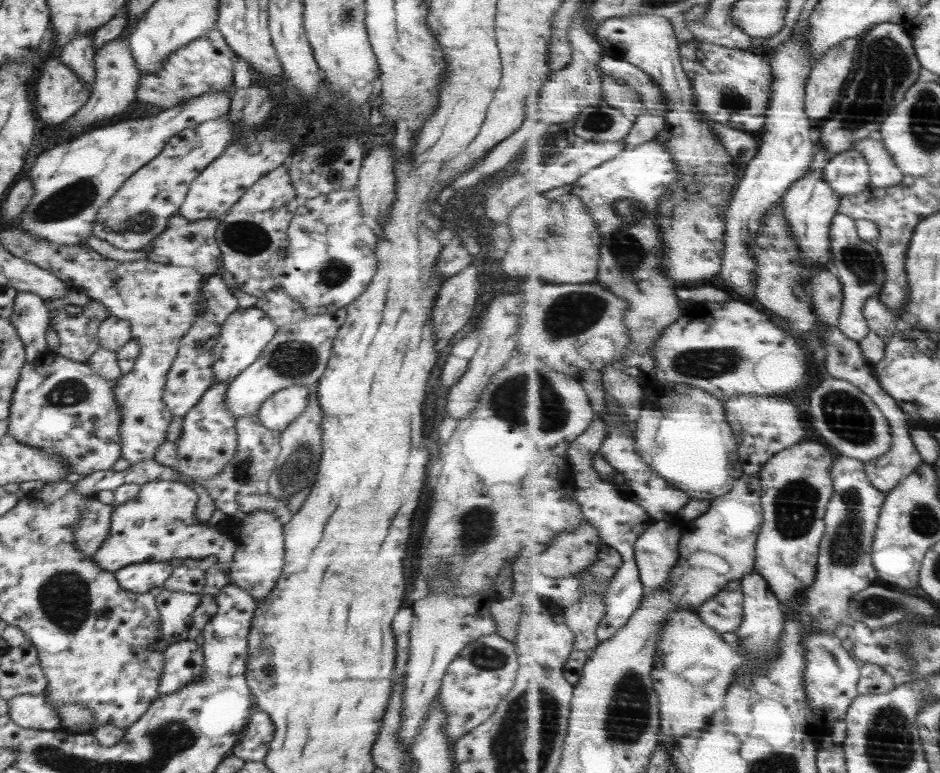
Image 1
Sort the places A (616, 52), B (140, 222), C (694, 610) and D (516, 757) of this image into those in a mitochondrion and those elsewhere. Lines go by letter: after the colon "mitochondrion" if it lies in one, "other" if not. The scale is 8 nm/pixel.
A: other
B: mitochondrion
C: other
D: mitochondrion

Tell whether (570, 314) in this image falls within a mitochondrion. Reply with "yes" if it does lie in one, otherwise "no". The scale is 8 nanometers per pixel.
yes

